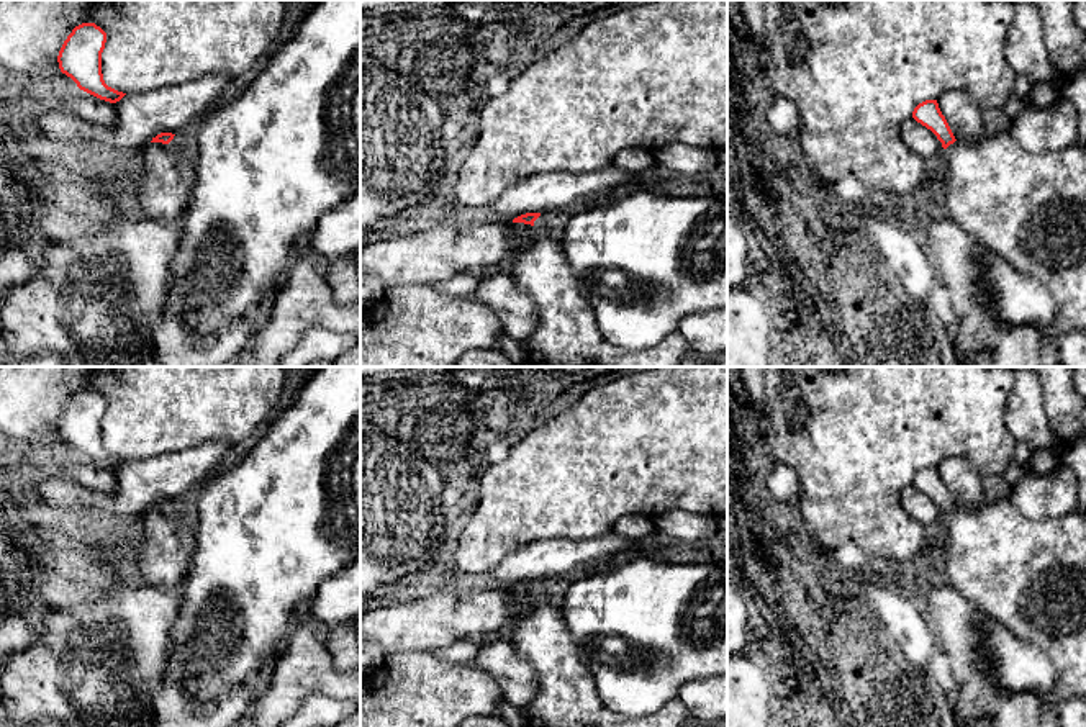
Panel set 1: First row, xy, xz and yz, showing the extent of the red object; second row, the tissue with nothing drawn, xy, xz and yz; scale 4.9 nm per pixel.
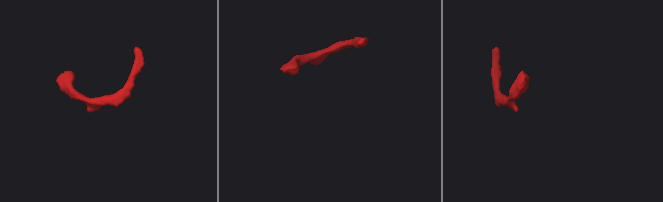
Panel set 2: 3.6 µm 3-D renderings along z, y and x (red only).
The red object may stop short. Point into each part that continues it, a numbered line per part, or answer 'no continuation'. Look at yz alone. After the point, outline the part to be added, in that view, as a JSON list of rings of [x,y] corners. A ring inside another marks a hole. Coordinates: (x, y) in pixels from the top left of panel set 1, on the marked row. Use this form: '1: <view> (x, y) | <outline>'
1: yz (1029, 208) | [[[1011,129],[947,149],[947,210],[1016,270],[1040,282],[1057,308],[1055,332],[1086,332],[1086,146],[1032,154]]]

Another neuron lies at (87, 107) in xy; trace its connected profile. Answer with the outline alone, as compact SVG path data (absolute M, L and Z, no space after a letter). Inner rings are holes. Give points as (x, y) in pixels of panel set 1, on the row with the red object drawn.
M84 90L70 98L70 111L97 126L111 126L116 118L115 103L100 100Z

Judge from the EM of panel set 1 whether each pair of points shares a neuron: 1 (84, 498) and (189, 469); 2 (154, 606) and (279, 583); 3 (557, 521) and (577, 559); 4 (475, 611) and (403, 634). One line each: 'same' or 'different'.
1: same
2: different
3: different
4: same

